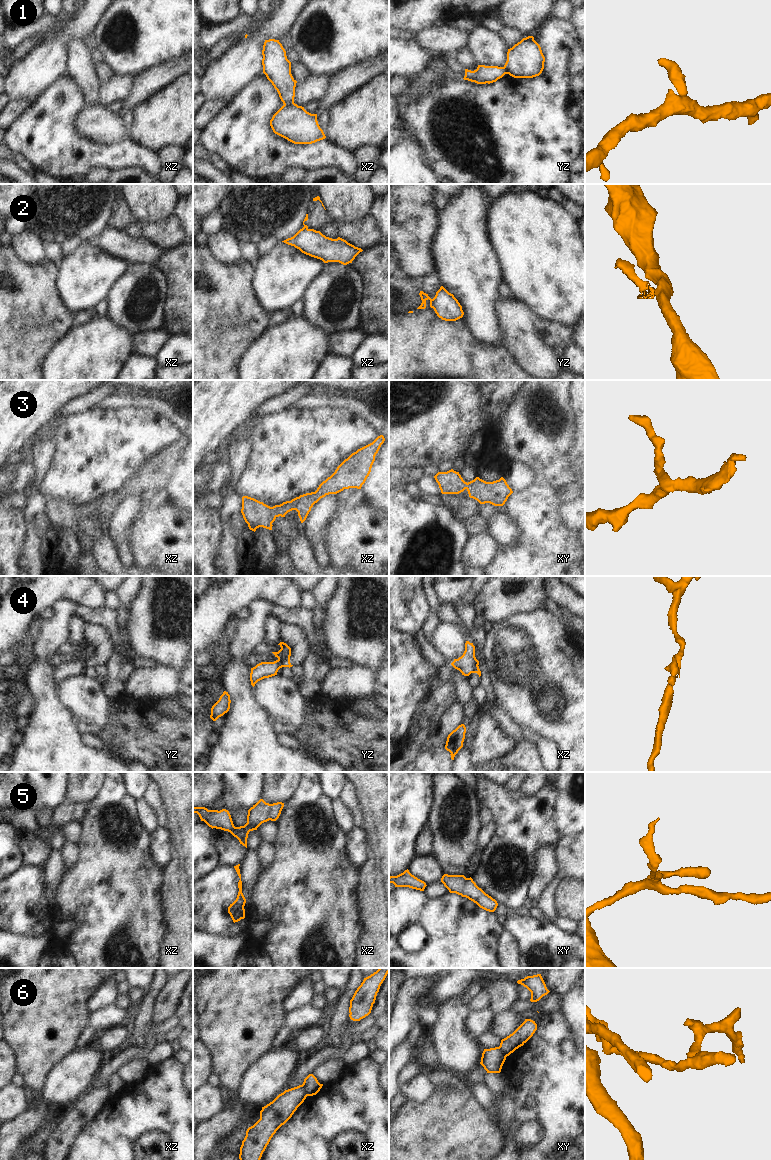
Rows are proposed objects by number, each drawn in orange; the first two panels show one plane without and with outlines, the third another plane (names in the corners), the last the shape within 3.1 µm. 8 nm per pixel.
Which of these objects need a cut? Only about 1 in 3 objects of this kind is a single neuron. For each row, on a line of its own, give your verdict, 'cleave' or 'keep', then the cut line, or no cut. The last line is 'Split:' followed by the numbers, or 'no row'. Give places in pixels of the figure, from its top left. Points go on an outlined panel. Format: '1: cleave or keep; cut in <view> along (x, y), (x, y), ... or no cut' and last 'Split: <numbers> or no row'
1: cleave; cut in xz along (293, 102), (284, 104)
2: cleave; cut in yz along (431, 299), (433, 307)
3: keep; no cut
4: cleave; cut in yz along (290, 653), (283, 659), (278, 660)
5: keep; no cut
6: cleave; cut in xz along (302, 1084), (303, 1091), (307, 1095)
Split: 1, 2, 4, 6

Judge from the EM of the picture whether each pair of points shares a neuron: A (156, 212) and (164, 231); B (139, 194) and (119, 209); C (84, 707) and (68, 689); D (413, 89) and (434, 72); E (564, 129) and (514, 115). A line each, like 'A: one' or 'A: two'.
A: two
B: two
C: one
D: one
E: one

